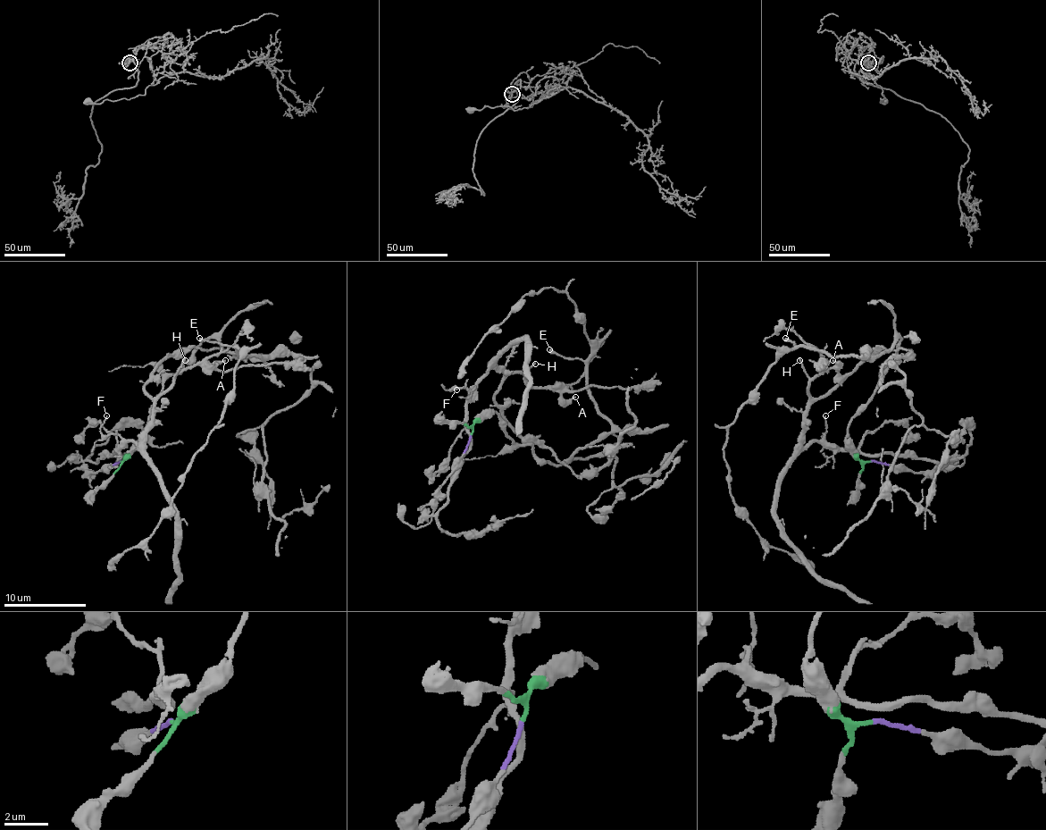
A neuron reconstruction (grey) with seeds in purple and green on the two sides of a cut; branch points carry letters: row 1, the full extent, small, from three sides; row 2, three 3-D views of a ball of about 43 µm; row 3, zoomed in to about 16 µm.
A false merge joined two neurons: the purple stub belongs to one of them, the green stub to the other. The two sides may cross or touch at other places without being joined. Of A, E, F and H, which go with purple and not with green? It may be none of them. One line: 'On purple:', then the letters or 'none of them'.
On purple: A, F, H

